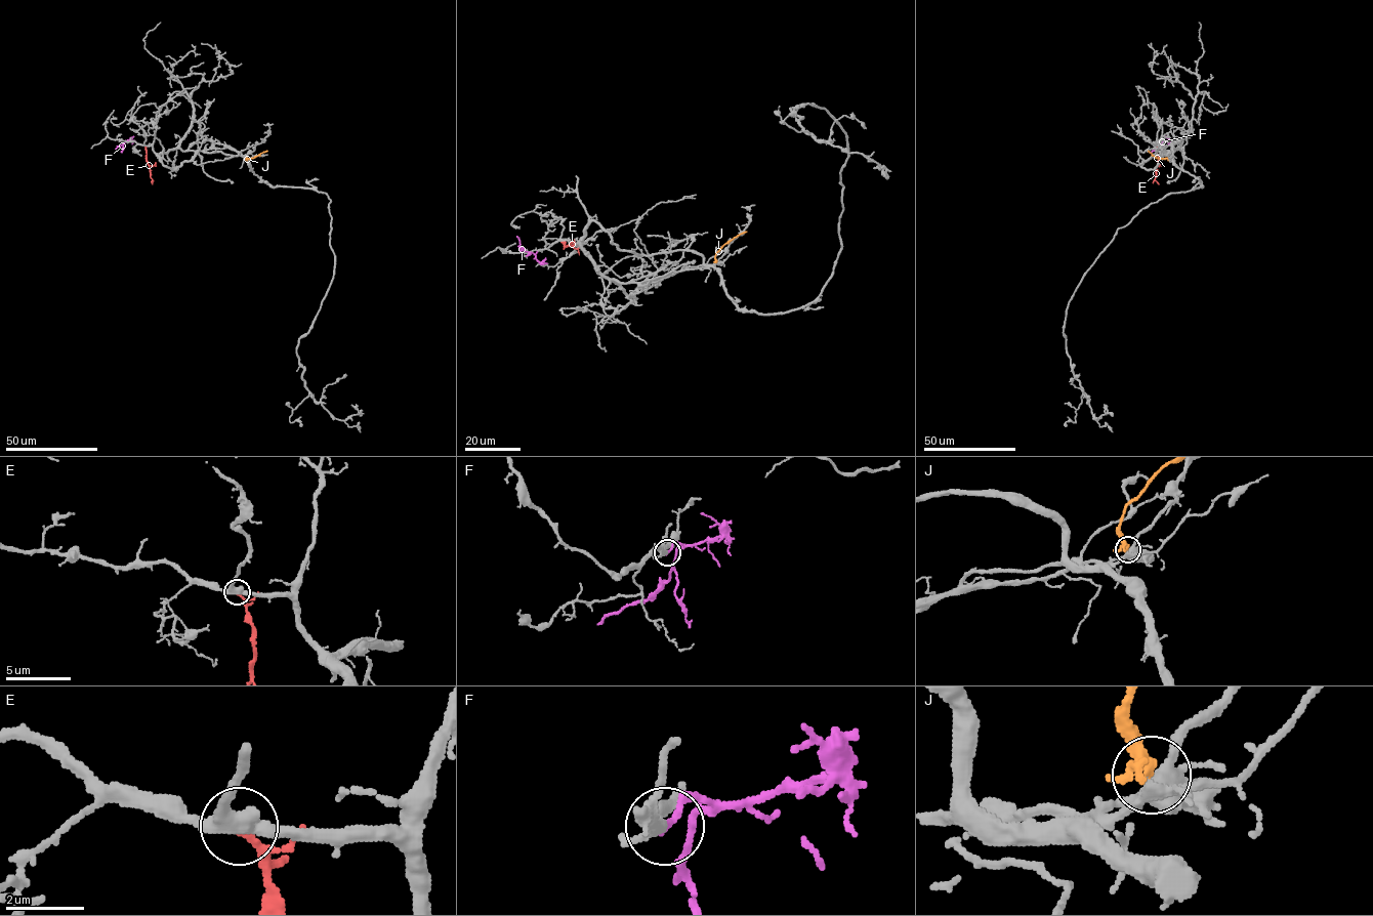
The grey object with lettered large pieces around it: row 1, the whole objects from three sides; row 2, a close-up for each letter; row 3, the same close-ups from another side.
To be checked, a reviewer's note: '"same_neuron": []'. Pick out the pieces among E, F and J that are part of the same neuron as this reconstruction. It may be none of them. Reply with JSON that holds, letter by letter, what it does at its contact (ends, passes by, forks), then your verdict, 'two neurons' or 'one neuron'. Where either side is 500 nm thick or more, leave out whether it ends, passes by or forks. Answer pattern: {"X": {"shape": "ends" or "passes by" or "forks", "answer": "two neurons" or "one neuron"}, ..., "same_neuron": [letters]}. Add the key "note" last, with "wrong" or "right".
{"E": {"shape": "passes by", "answer": "two neurons"}, "F": {"shape": "ends", "answer": "two neurons"}, "J": {"shape": "passes by", "answer": "one neuron"}, "same_neuron": ["J"], "note": "wrong"}

